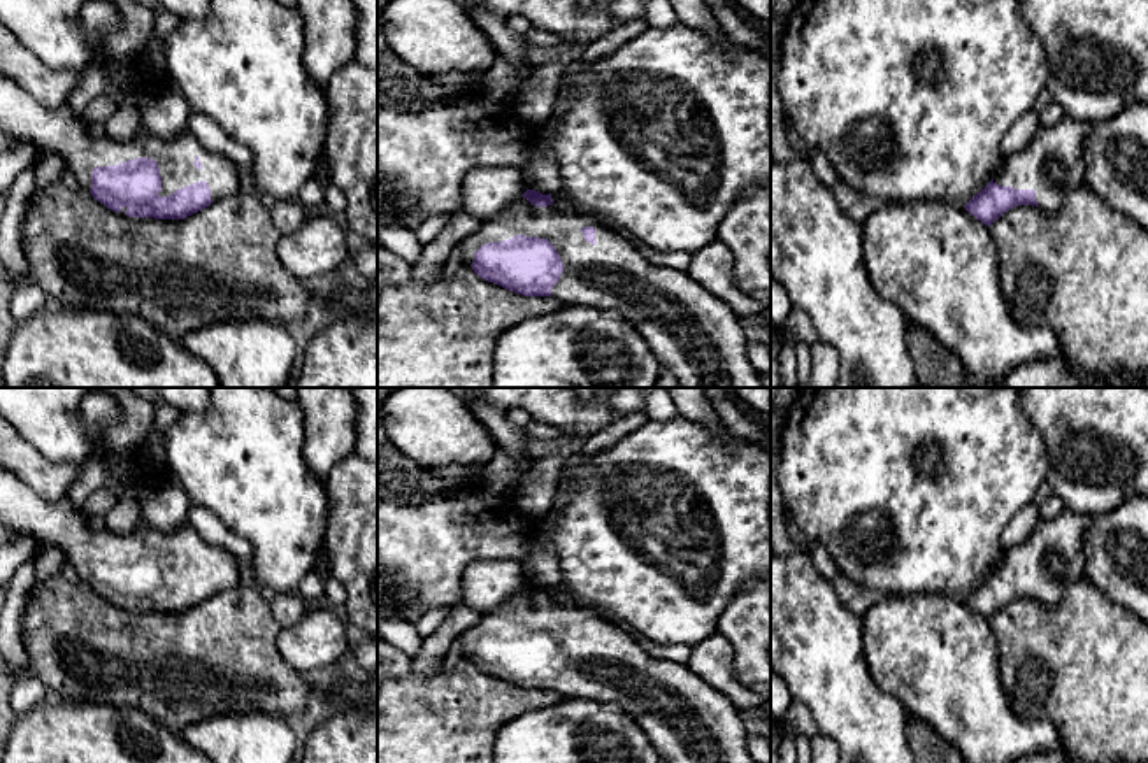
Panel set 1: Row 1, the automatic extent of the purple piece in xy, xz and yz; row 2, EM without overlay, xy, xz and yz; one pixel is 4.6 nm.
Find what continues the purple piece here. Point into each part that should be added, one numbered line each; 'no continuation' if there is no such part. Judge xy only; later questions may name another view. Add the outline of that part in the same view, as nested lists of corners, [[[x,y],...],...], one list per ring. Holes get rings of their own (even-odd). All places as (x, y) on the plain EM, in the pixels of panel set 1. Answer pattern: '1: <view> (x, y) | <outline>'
1: xy (58, 523) | [[[0,465],[0,523],[11,531],[30,533],[35,540],[58,547],[68,563],[77,570],[84,584],[91,582],[91,563],[95,560],[119,558],[135,551],[151,551],[158,556],[161,568],[161,584],[158,589],[170,589],[176,582],[193,575],[205,574],[211,582],[211,593],[219,595],[240,584],[240,563],[228,551],[205,542],[190,524],[163,533],[146,521],[130,533],[111,533],[100,521],[88,521],[68,498],[49,502],[37,495],[14,472]]]

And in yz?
1: yz (1054, 555) | [[[1064,509],[1055,519],[1039,519],[1027,540],[1006,549],[994,570],[999,579],[1015,582],[1034,582],[1039,602],[1057,605],[1065,595],[1065,588],[1083,577],[1085,568],[1085,533],[1092,516],[1076,514]]]

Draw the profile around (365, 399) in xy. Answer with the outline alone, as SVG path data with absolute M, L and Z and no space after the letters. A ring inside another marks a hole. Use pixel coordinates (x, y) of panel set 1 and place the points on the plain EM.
M349 388L356 403L355 454L377 463L377 388Z

